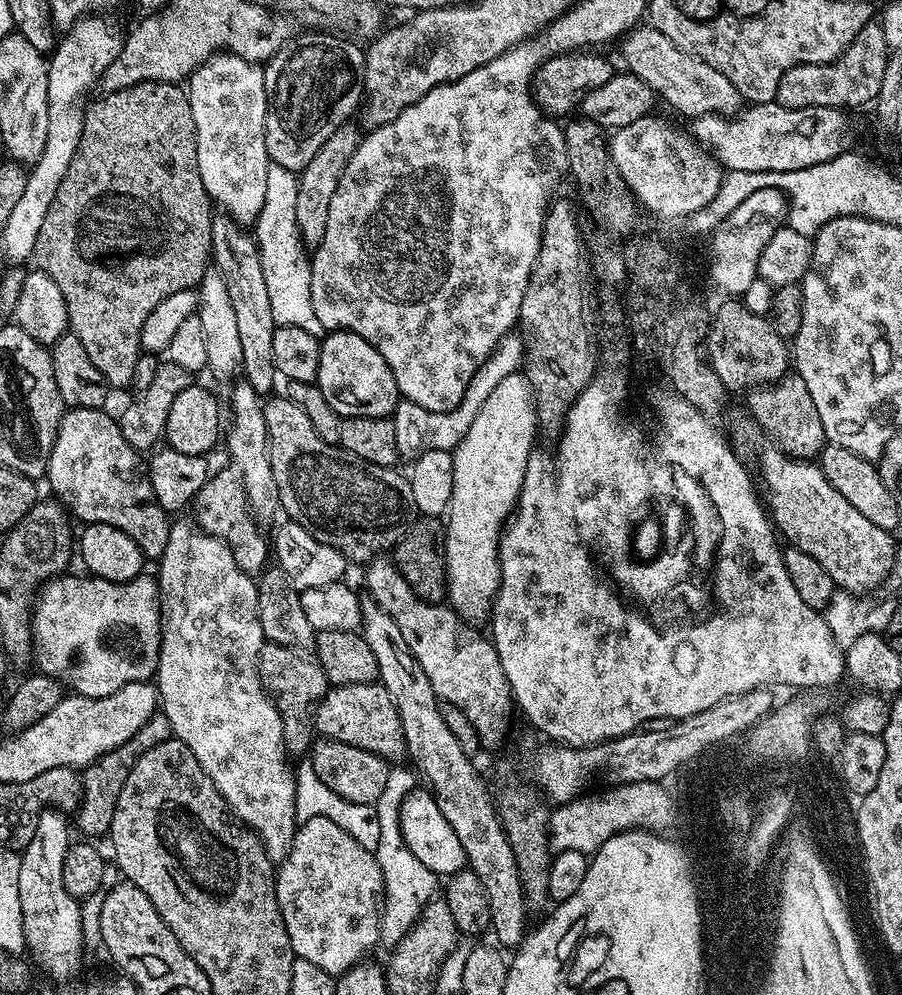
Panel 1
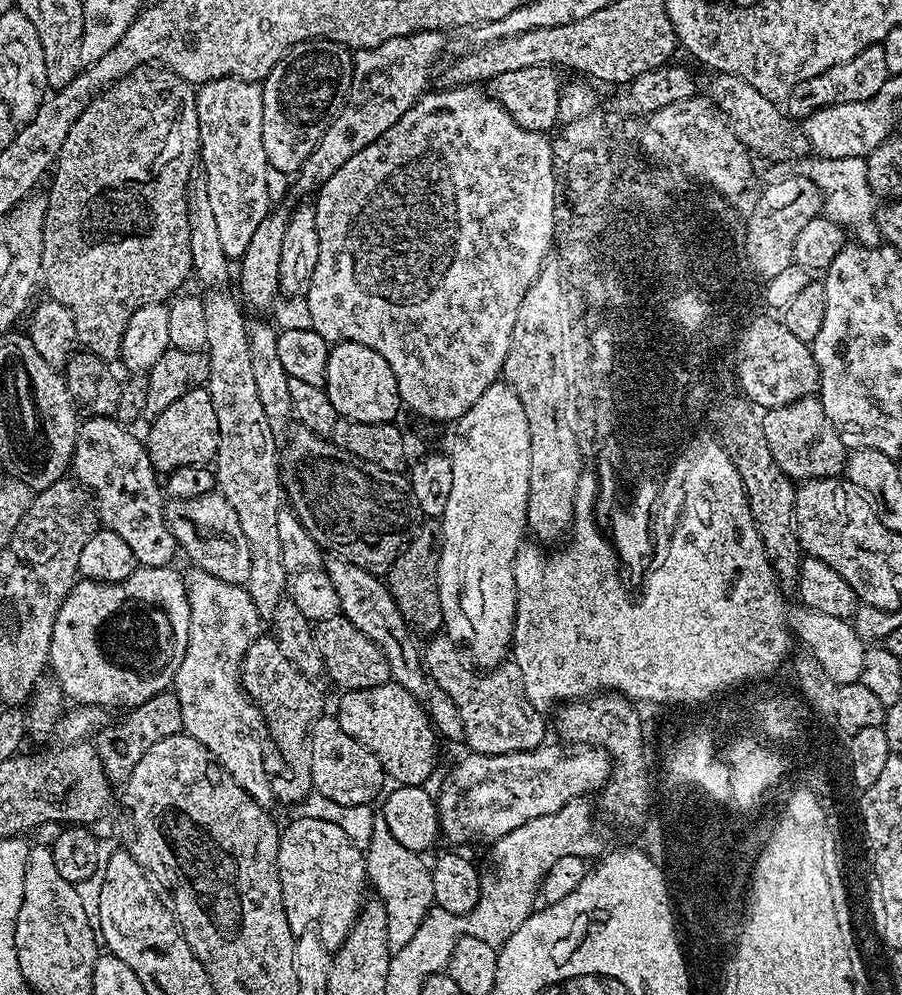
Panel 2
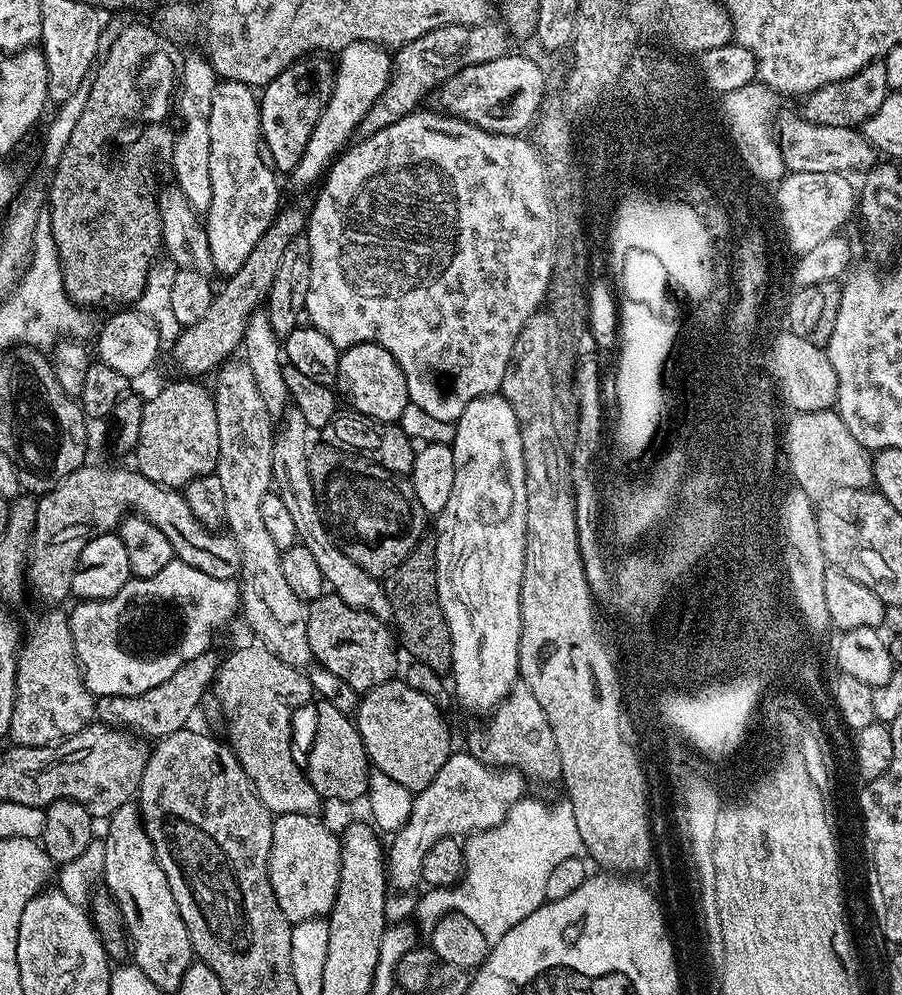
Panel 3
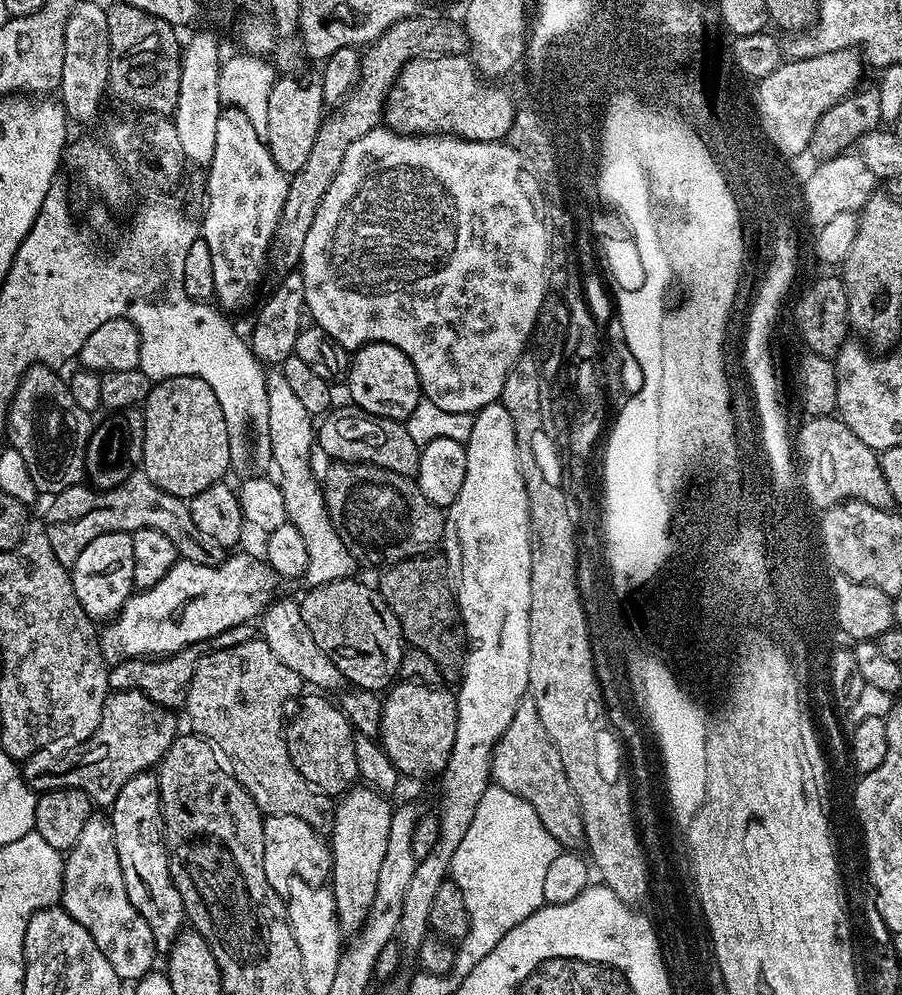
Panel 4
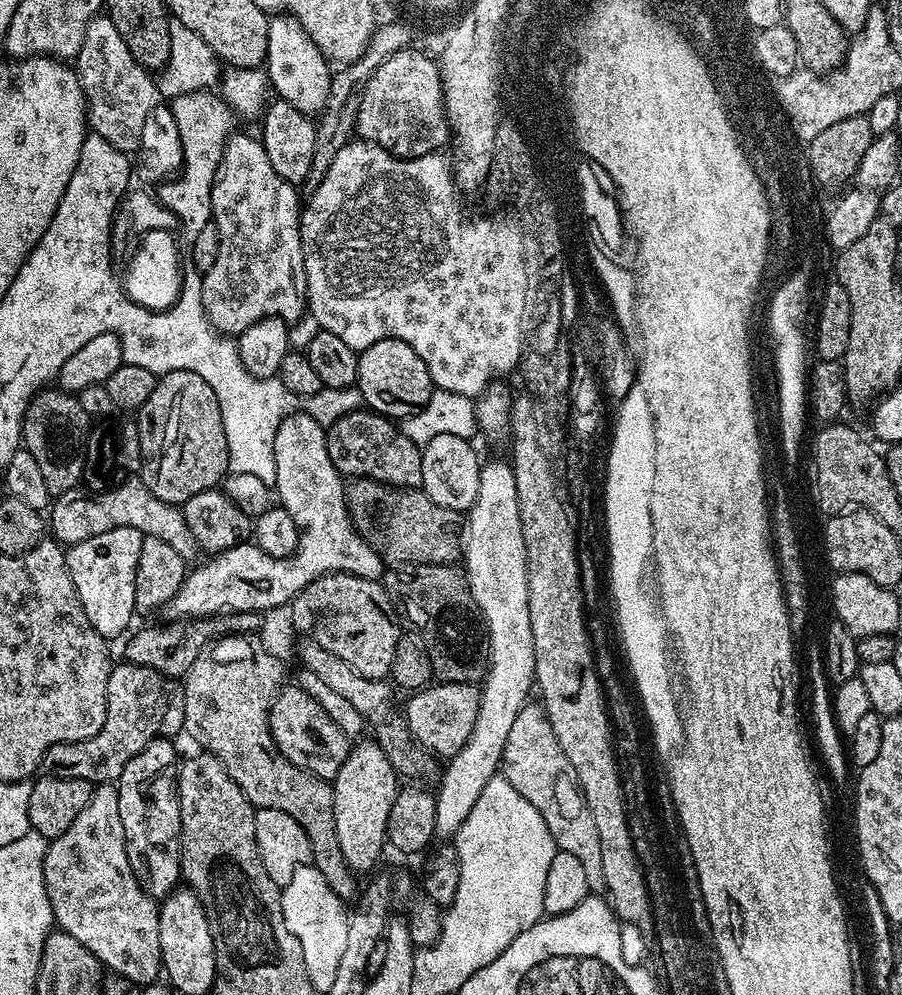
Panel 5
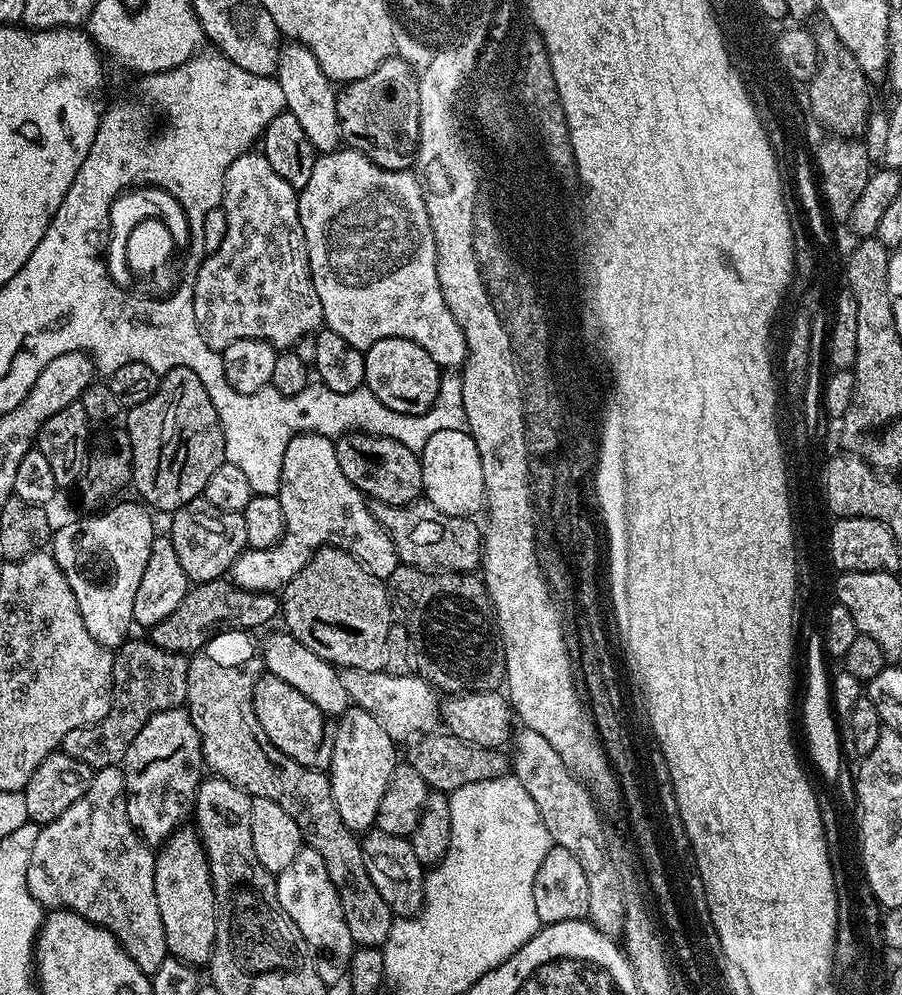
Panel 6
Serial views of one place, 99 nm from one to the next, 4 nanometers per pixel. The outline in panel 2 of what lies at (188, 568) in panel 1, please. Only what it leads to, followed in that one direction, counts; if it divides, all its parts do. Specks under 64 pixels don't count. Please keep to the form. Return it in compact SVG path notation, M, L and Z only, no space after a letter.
M192 570L192 573L187 573L186 583L188 585L188 601L190 602L190 634L188 635L188 641L186 642L186 654L182 658L182 666L178 666L178 670L176 671L175 676L173 676L171 682L171 687L174 689L176 697L178 698L178 706L182 710L182 729L185 733L187 733L187 735L194 737L194 739L198 742L202 742L202 746L206 746L206 750L210 750L210 754L212 755L213 760L215 760L216 763L222 765L223 768L225 768L225 770L230 774L230 778L234 778L234 782L238 782L238 786L242 786L242 790L246 790L246 794L250 794L254 798L254 802L258 802L262 805L263 808L271 809L273 807L272 804L274 804L274 797L272 795L272 781L270 779L270 771L268 772L267 766L264 765L264 740L266 744L266 741L269 739L268 727L265 726L264 715L260 713L260 710L256 707L255 702L253 702L252 699L244 693L244 689L240 687L240 667L242 666L242 658L246 654L246 650L250 648L250 642L254 642L256 640L256 637L261 635L262 632L262 628L260 628L260 623L262 623L260 611L258 611L258 609L256 609L256 607L254 606L254 602L250 598L247 587L241 586L239 584L227 584L226 582L222 582L218 578L214 578L214 574L210 574L209 572Z

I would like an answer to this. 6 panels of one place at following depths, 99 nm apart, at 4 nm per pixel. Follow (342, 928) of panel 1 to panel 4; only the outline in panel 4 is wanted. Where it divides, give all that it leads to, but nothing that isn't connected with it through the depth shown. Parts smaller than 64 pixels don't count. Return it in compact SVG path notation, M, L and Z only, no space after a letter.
M290 814L265 816L262 866L266 870L266 882L281 894L287 893L289 883L295 879L324 886L332 874L332 849L329 841L306 826L302 818L294 818Z

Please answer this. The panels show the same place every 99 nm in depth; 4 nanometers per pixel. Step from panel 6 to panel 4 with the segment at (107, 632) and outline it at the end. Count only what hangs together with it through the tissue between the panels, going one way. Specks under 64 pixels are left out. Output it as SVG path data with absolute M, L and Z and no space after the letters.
M130 532L102 534L70 565L74 594L93 621L104 622L120 611L134 591L134 542Z

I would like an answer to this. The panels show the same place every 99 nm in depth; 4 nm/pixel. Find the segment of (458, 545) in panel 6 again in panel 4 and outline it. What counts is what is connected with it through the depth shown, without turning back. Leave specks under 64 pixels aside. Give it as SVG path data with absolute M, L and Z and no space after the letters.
M332 462L327 466L329 468L325 470L324 476L322 472L322 487L328 517L336 527L336 533L344 539L344 543L355 549L361 557L364 555L372 564L391 566L414 556L427 556L441 547L444 539L445 509L430 502L430 498L422 494L413 477L394 474L373 464Z

